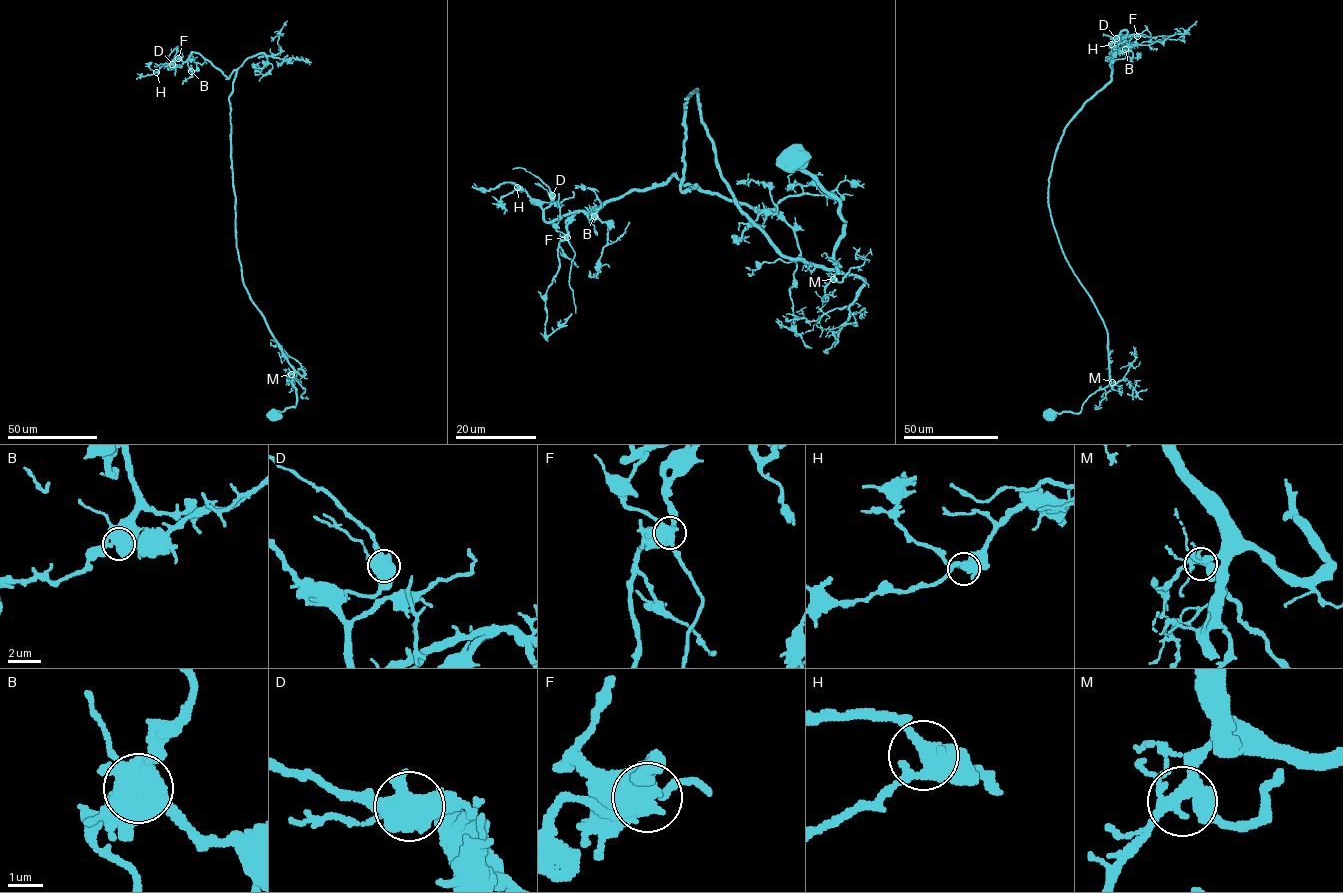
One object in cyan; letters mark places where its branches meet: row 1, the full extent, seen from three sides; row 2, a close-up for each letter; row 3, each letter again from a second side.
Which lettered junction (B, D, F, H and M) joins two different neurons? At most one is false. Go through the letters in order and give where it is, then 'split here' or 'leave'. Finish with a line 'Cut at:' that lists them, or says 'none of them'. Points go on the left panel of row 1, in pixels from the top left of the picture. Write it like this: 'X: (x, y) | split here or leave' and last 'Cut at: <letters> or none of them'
B: (191, 71) | leave
D: (172, 64) | leave
F: (178, 58) | split here
H: (156, 72) | leave
M: (291, 374) | leave
Cut at: F

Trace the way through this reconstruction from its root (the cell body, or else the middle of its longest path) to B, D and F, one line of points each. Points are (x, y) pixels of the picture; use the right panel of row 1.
B: (1050, 415), (1109, 383), (1108, 333), (1048, 185), (1125, 30), (1125, 49)
D: (1050, 415), (1109, 383), (1108, 333), (1048, 185), (1125, 30), (1127, 45), (1116, 38)
F: (1050, 415), (1078, 413), (1109, 375), (1049, 176), (1065, 127), (1111, 79), (1114, 41), (1137, 35)

